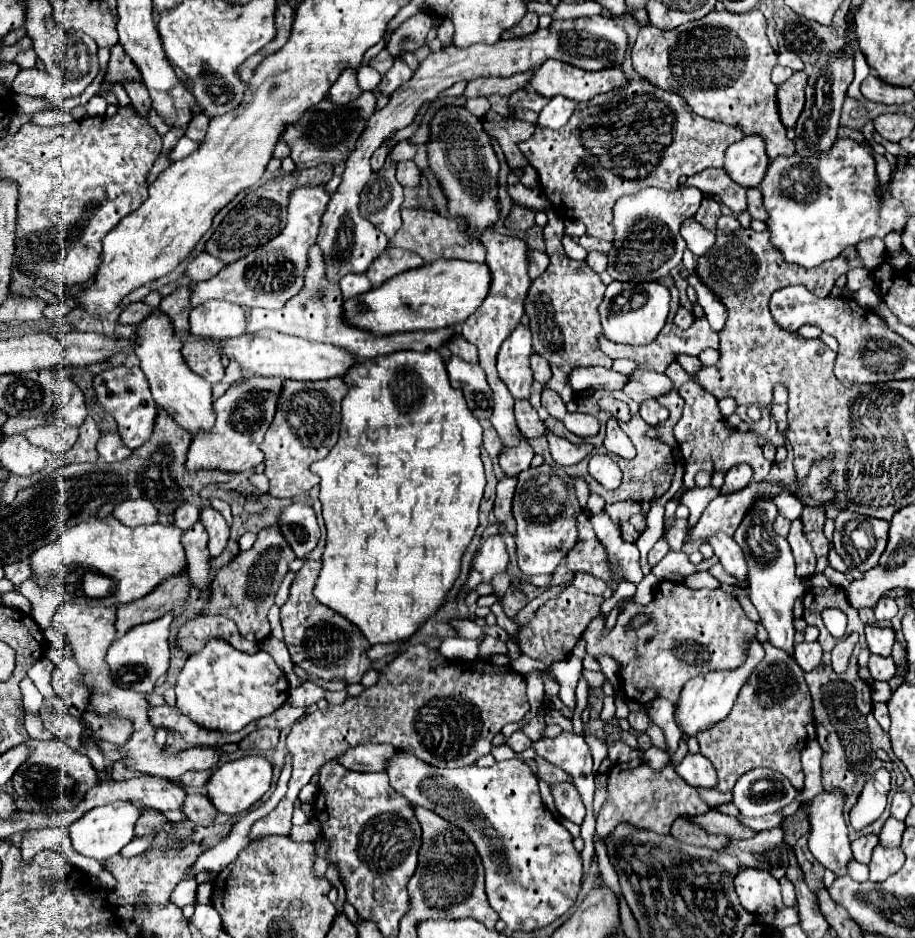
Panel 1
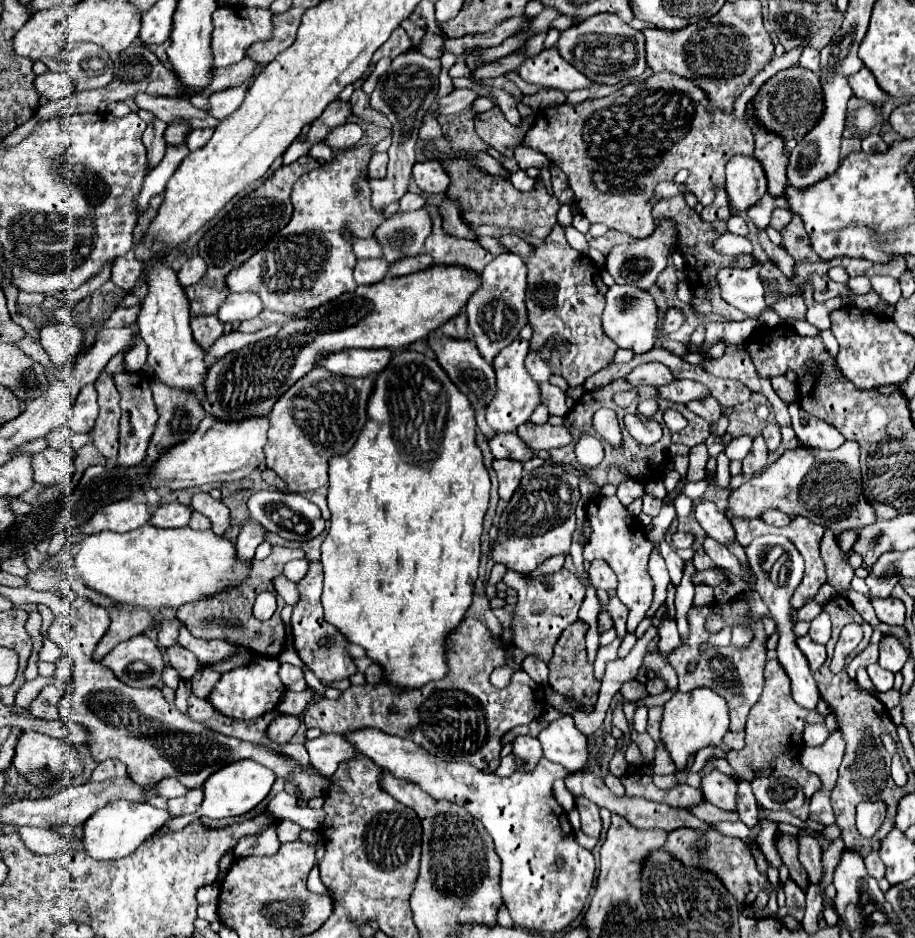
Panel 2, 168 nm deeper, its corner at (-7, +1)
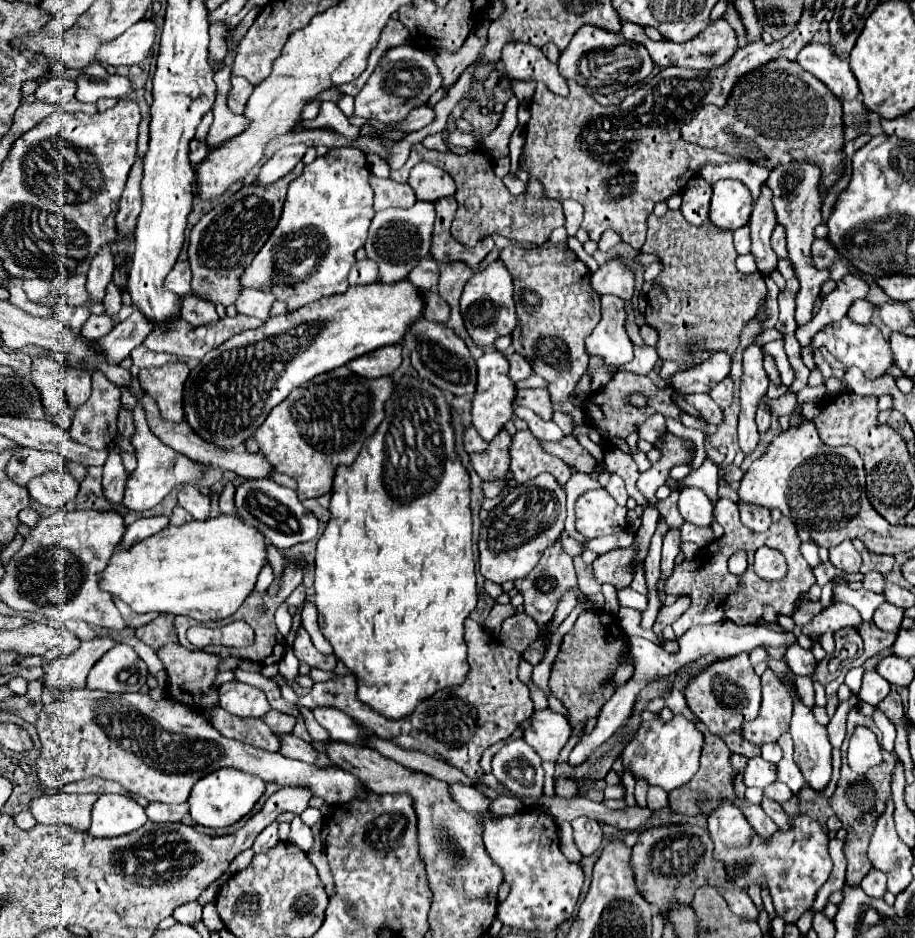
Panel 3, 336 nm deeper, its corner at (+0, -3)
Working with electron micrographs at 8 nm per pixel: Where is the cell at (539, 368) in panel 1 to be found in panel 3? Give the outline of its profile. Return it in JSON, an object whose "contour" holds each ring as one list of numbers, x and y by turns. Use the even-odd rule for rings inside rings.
{"contour":[[511,354,511,356,507,356,507,358,509,358,509,362,511,362,511,368,509,368,511,380,519,382,519,380,525,380,525,378,529,378,529,376,533,374,531,364,529,364,521,354]]}

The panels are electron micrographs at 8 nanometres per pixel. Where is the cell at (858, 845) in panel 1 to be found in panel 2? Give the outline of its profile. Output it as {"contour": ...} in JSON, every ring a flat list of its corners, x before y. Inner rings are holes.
{"contour":[[872,852,872,854,868,854,868,858,866,858,864,862,866,862,868,874,870,874,872,878,876,878,876,880,882,880,882,878,884,878,884,872,886,872,886,868,884,868,882,860,878,858,878,852]]}

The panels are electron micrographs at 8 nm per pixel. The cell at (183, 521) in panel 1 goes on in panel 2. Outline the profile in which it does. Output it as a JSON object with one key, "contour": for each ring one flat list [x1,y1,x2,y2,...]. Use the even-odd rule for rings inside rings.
{"contour":[[174,502,154,508,150,524,158,528,182,528,188,526,188,520,190,520,190,506]]}

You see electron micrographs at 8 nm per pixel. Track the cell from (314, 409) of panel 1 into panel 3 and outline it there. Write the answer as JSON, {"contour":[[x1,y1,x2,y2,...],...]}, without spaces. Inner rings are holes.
{"contour":[[345,366,319,374,295,388,279,406,271,410,259,426,255,440,273,470,297,482,299,500,327,494,337,466,349,466,357,458,363,442,383,420,383,404,391,396,393,384,387,378,363,378]]}

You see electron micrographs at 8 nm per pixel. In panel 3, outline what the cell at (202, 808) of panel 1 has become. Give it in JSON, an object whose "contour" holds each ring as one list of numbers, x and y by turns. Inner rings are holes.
{"contour":[[151,802,145,808,151,822,181,822,183,816,189,812,189,804,161,804]]}

